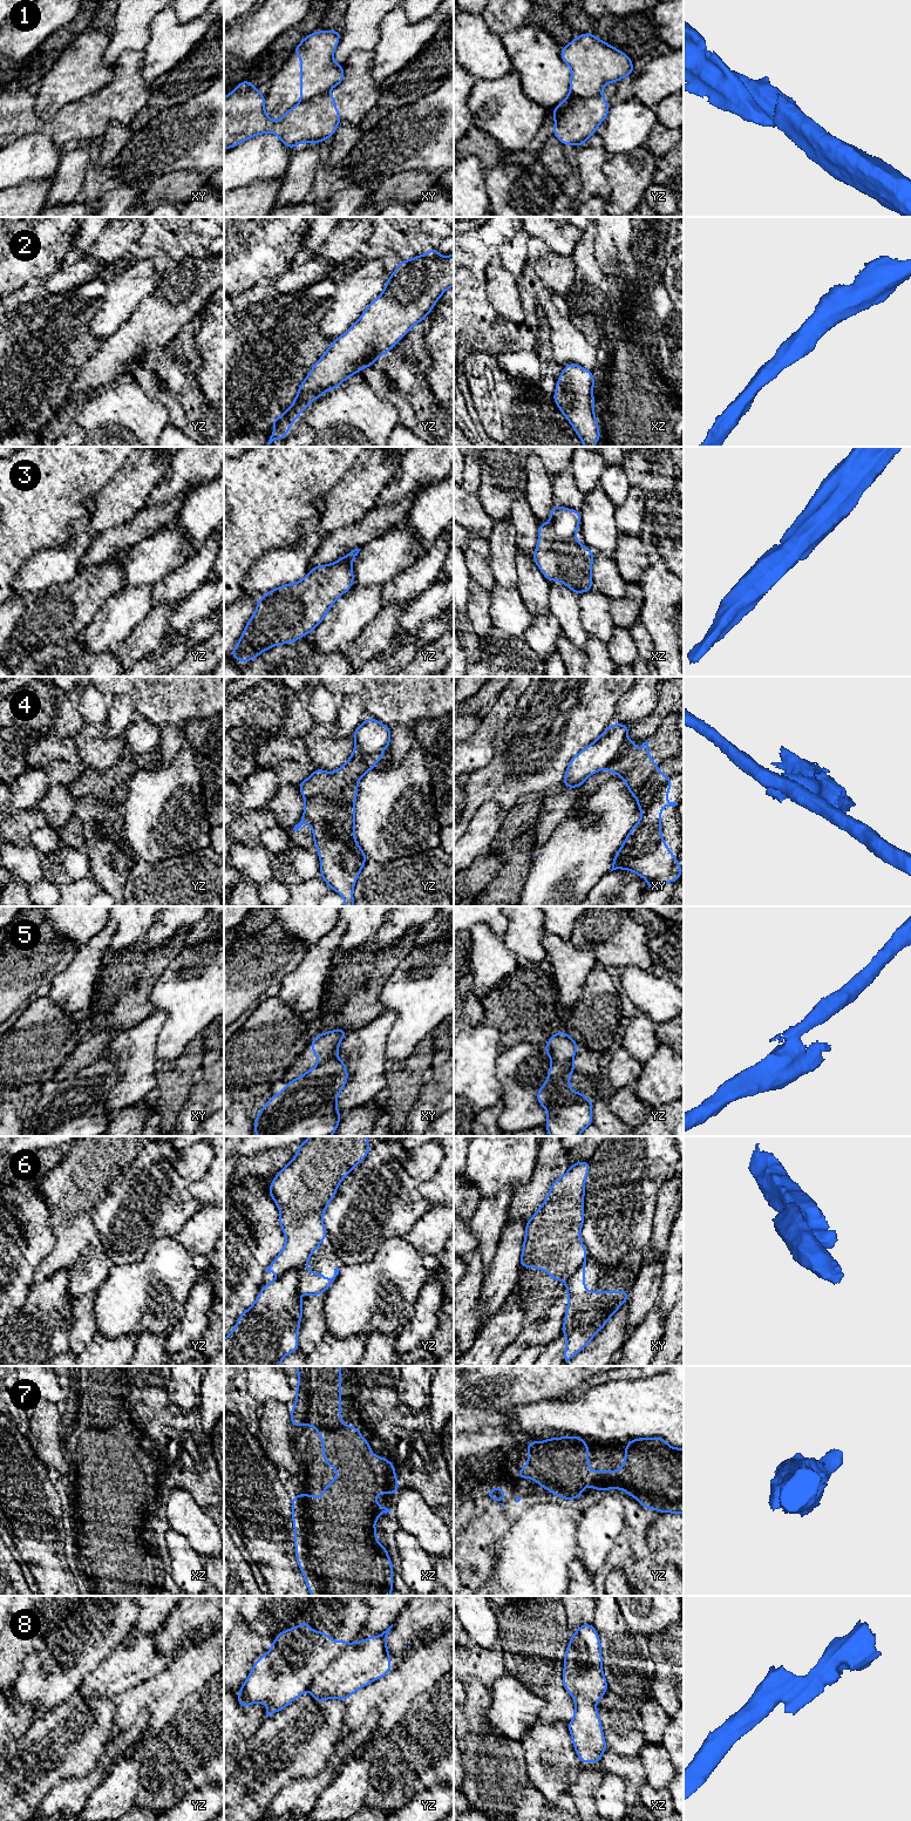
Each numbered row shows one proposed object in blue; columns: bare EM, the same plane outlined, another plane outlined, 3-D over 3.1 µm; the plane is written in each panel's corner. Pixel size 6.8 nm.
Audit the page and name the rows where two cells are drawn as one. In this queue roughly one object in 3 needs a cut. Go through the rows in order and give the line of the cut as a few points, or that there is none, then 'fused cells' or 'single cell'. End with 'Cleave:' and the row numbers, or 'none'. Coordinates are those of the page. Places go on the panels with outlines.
1: cut in yz along (599, 93), (592, 96), (573, 96), (569, 94); fused cells
2: no cut; single cell
3: no cut; single cell
4: cut in xy along (627, 740), (606, 767); fused cells
5: cut in yz along (572, 1058), (563, 1062), (552, 1064); fused cells
6: cut in yz along (278, 1277), (294, 1270), (298, 1273), (299, 1290); fused cells
7: no cut; single cell
8: cut in yz along (348, 1644), (311, 1683), (308, 1690); fused cells
Cleave: 1, 4, 5, 6, 8

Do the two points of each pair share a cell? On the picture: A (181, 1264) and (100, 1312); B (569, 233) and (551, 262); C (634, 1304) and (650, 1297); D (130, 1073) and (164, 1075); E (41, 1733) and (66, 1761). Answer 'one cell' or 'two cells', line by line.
A: one cell
B: two cells
C: one cell
D: two cells
E: one cell

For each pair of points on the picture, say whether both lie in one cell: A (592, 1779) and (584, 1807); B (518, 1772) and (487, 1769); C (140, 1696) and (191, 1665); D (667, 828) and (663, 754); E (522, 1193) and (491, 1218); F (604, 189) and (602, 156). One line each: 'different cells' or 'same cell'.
A: same cell
B: same cell
C: same cell
D: same cell
E: different cells
F: same cell

